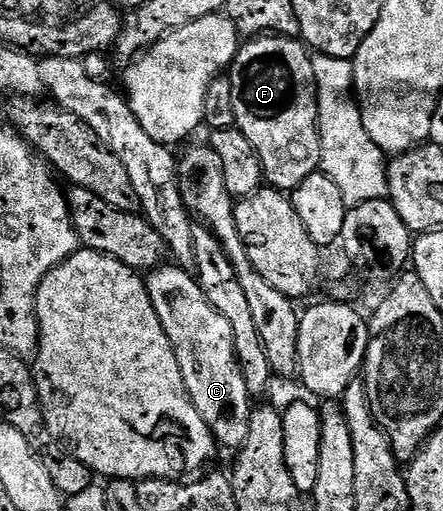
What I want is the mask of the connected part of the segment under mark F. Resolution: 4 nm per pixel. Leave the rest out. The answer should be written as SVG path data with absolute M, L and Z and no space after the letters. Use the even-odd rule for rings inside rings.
M253 36L248 39L249 42L238 49L237 54L233 57L233 65L228 67L227 77L231 80L231 101L235 103L235 120L237 121L236 129L251 140L251 148L259 156L261 166L265 170L265 182L274 190L282 192L292 192L307 180L307 176L318 173L321 168L321 133L317 123L317 85L315 84L315 68L313 67L313 54L307 49L304 42L293 36Z

